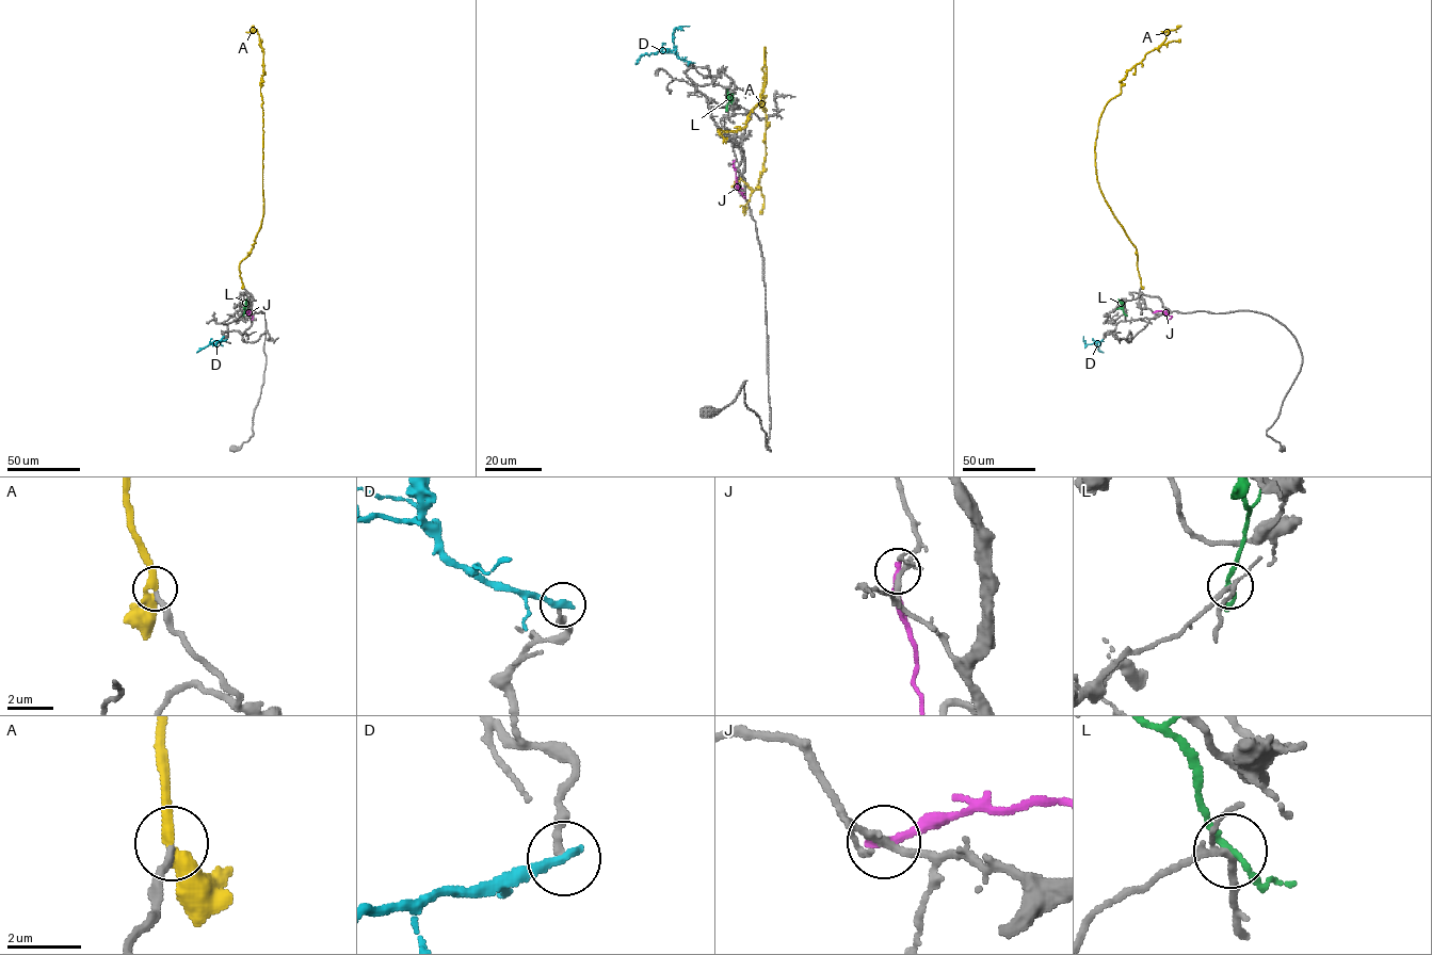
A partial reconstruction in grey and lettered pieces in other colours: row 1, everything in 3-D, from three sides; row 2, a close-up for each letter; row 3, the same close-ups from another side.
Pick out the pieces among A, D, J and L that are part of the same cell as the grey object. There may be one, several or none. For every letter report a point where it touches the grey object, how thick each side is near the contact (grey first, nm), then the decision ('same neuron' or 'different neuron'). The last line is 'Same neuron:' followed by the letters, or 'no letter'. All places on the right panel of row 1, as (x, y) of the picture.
A: contact (1141, 286); calibres 190 and 280 nm; same neuron
D: contact (1103, 340); calibres 190 and 320 nm; different neuron
J: contact (1154, 312); calibres 180 and 240 nm; different neuron
L: contact (1124, 313); calibres 170 and 150 nm; different neuron
Same neuron: A

